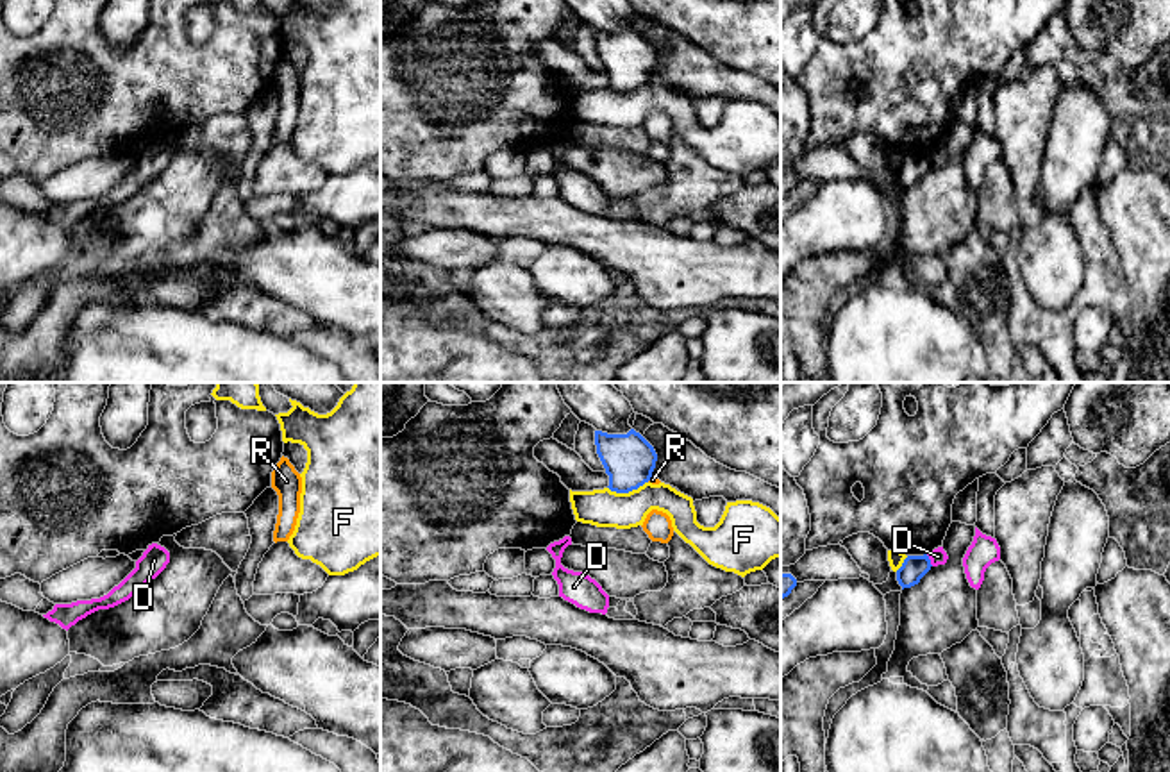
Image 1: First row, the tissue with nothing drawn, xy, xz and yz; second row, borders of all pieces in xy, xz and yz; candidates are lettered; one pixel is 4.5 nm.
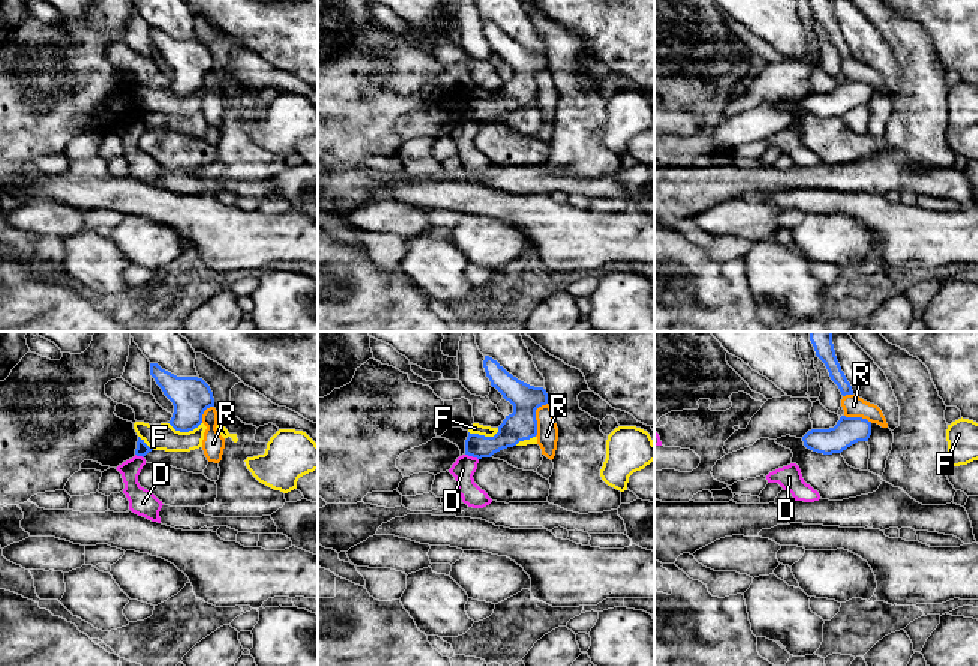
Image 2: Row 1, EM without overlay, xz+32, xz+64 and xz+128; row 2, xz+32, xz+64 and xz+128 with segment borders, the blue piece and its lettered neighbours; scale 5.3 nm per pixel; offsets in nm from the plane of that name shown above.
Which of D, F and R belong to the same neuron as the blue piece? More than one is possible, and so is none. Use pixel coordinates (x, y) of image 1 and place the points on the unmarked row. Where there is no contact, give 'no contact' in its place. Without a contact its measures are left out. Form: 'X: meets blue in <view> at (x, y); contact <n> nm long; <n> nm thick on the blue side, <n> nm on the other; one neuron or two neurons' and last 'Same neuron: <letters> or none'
D: meets blue in yz at (929, 159); contact 70 nm long; 110 nm thick on the blue side, 80 nm on the other; two neurons
F: meets blue in xz at (627, 92); contact 190 nm long; 240 nm thick on the blue side, 170 nm on the other; two neurons
R: meets blue in xz at (649, 79); contact 40 nm long; 240 nm thick on the blue side, 30 nm on the other; two neurons
Same neuron: none

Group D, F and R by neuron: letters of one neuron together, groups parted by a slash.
D / F / R

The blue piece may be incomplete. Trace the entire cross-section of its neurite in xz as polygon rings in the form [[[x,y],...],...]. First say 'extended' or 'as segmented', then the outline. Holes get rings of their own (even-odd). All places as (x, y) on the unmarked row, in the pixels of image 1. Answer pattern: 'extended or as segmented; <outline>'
as segmented; [[[634,29],[627,34],[595,30],[597,54],[609,75],[609,89],[629,93],[650,80],[657,54]]]

